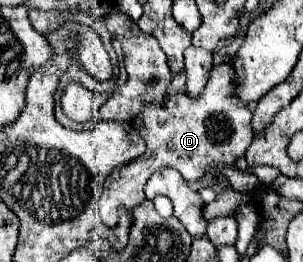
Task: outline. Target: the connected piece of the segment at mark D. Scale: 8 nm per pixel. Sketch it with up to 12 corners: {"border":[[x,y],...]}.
{"border":[[231,65],[201,95],[145,101],[131,121],[145,153],[97,200],[113,228],[163,167],[185,181],[231,167],[253,141]]}

